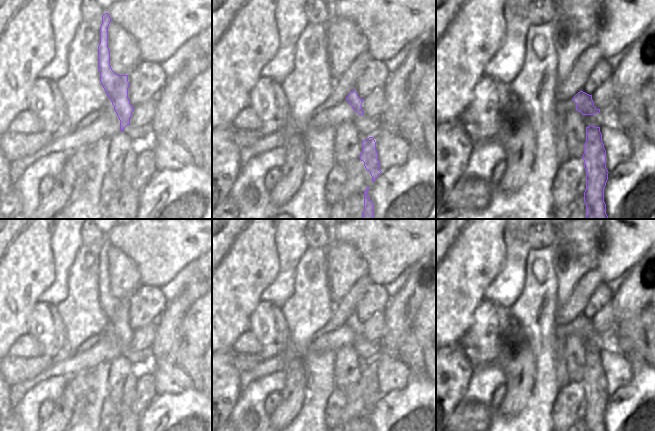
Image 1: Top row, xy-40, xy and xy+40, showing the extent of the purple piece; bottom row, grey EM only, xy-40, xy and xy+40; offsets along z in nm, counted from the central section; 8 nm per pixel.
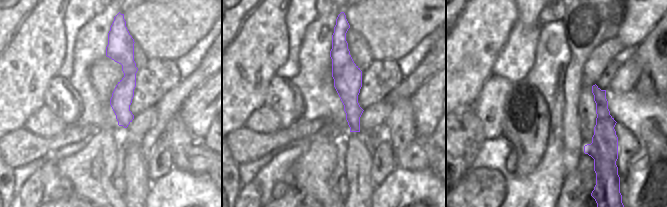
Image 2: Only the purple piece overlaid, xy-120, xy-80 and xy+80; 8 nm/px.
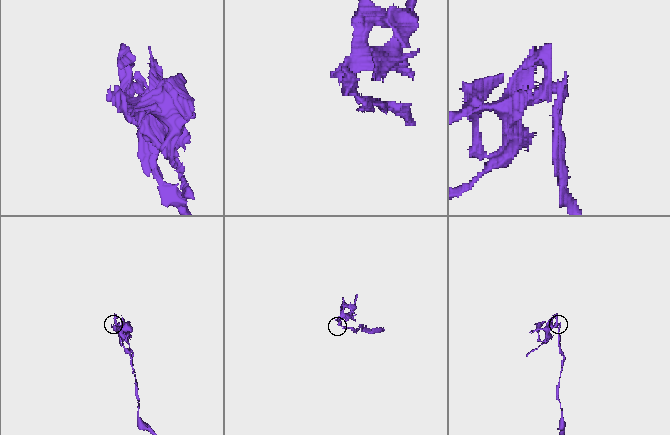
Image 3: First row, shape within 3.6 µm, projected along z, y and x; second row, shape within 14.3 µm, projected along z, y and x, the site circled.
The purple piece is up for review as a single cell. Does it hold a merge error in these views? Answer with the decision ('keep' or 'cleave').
cleave

